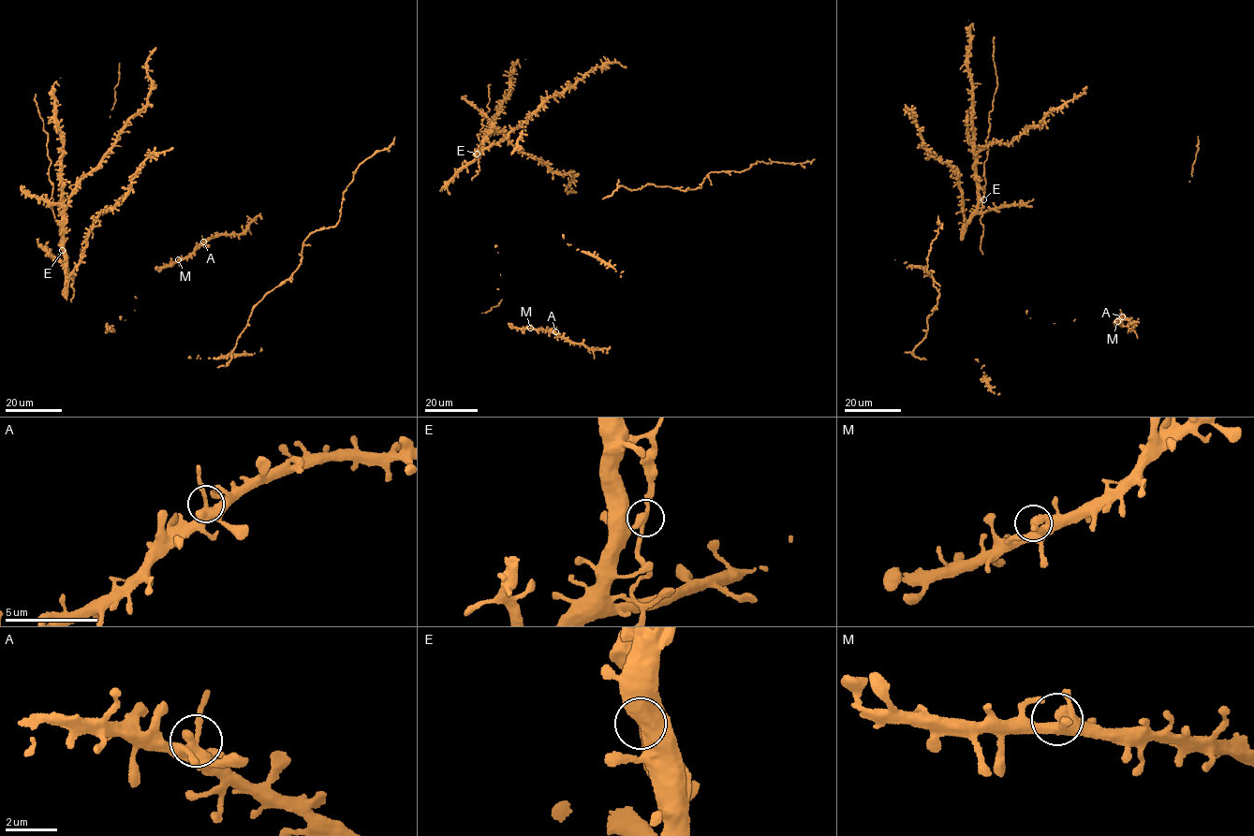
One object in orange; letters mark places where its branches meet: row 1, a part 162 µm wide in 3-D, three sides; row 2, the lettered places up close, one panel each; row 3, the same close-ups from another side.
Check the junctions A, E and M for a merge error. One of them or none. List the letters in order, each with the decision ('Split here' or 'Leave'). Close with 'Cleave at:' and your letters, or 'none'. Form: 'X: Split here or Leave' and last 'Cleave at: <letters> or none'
A: Leave
E: Leave
M: Leave
Cleave at: none

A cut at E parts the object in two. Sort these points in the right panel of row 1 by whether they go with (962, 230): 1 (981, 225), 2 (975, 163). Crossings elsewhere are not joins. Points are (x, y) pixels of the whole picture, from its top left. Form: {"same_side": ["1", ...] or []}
{"same_side": ["2"]}

